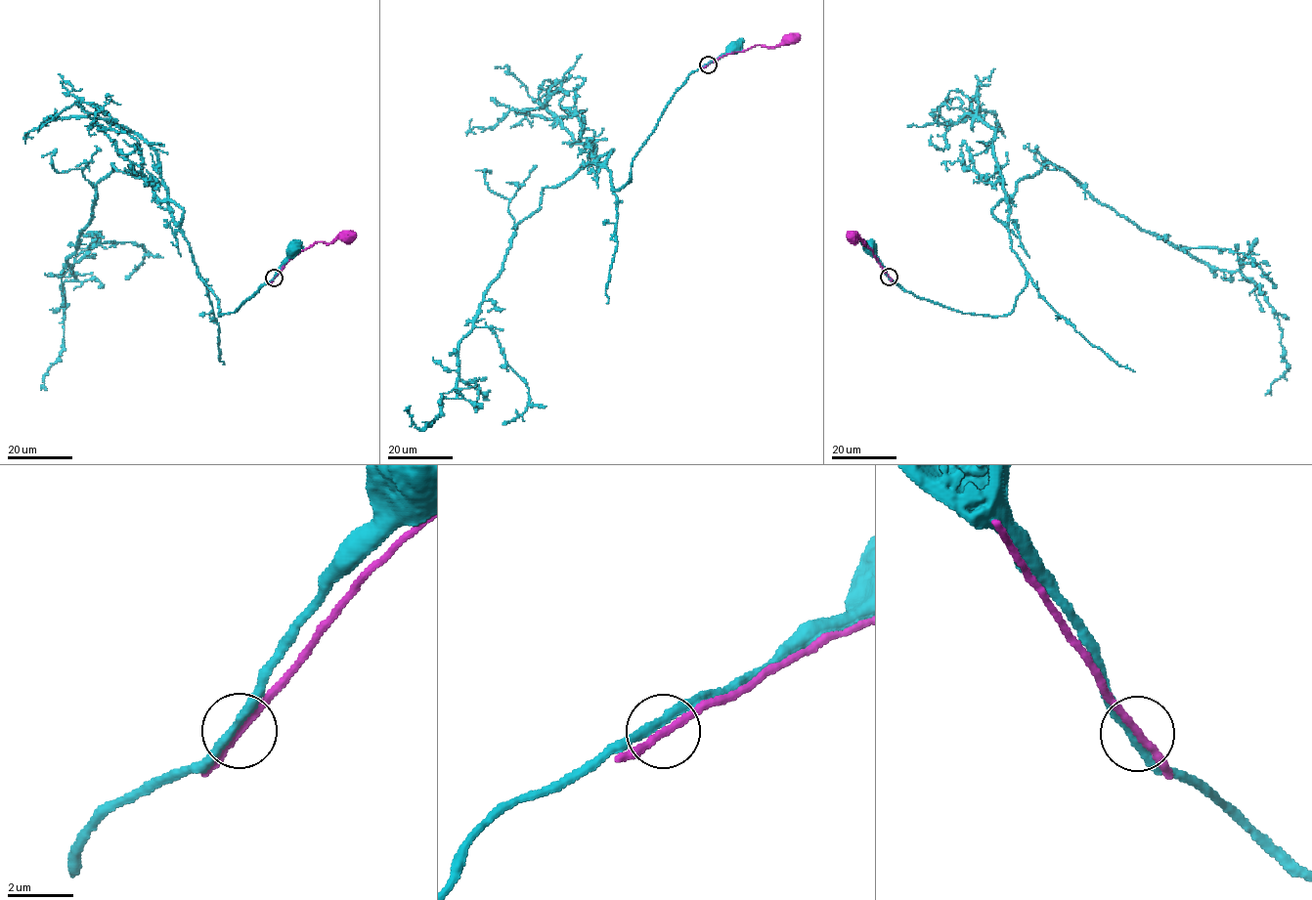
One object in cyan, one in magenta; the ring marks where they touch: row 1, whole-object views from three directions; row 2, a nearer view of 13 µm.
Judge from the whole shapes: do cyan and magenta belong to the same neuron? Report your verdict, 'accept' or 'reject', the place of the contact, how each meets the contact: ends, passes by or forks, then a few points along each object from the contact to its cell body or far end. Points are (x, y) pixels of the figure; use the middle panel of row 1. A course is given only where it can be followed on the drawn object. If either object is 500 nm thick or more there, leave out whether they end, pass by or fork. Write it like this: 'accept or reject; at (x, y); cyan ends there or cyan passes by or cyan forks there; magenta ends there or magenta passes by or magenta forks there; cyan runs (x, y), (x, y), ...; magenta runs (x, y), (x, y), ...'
reject; at (708, 64); cyan passes by; magenta passes by; cyan runs (707, 64), (734, 50); magenta runs (707, 64), (727, 54), (757, 45), (777, 47), (793, 43), (794, 39)

